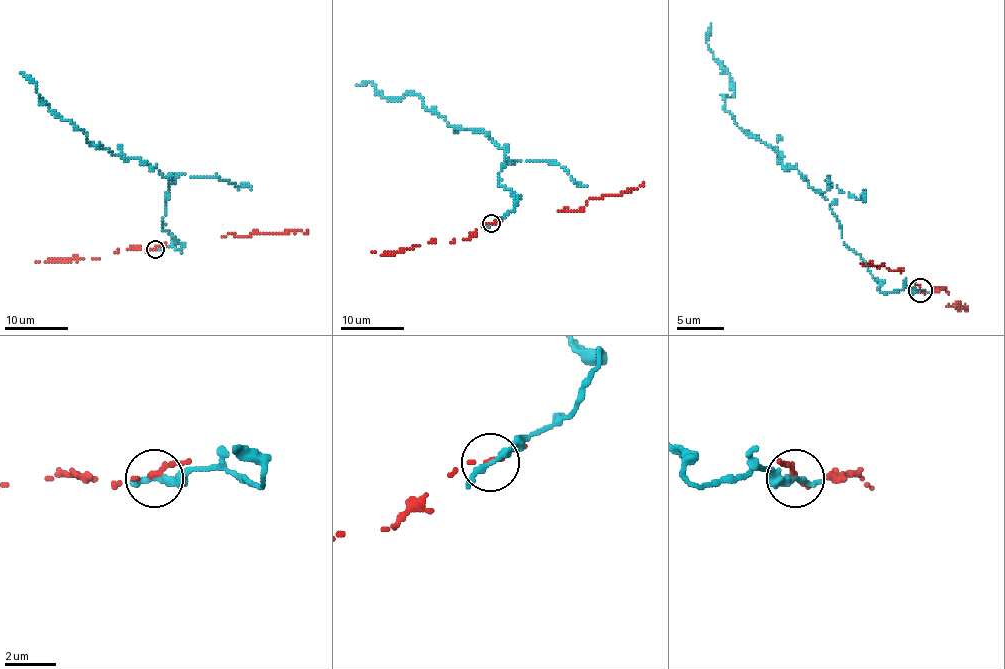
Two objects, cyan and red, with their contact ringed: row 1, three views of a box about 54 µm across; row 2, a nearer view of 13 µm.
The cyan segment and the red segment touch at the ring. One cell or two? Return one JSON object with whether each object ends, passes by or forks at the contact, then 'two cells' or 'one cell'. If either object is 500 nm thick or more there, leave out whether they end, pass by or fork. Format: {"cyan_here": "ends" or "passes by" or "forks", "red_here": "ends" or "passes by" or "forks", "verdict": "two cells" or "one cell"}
{"cyan_here": "passes by", "red_here": "passes by", "verdict": "two cells"}

